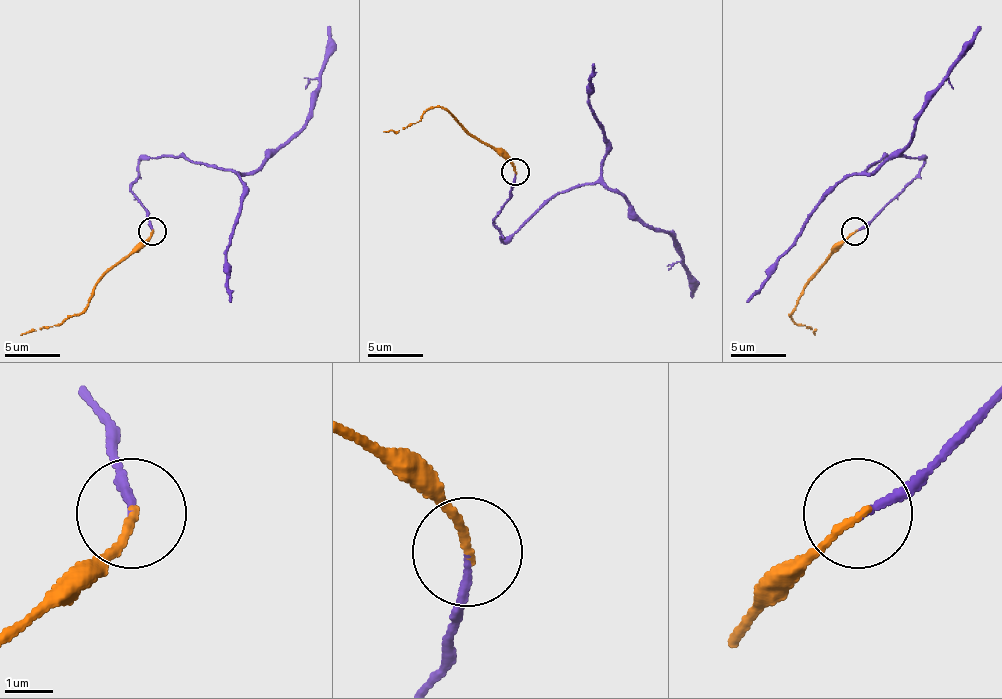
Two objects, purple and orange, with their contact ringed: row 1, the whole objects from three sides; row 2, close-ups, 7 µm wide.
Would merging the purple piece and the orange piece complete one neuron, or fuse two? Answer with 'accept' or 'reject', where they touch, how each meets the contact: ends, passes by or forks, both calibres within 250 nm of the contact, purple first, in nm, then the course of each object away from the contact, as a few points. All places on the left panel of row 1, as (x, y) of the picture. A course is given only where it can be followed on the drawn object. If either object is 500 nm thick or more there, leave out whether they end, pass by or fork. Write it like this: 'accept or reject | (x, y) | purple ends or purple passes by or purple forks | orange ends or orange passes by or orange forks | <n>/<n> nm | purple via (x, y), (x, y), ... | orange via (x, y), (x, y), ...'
accept | (152, 231) | purple ends | orange ends | 130/160 nm | purple via (151, 230), (148, 211), (132, 192), (140, 161), (184, 156), (251, 172), (306, 122), (331, 26) | orange via (151, 230), (101, 277), (79, 313), (68, 316), (60, 324), (21, 335)

